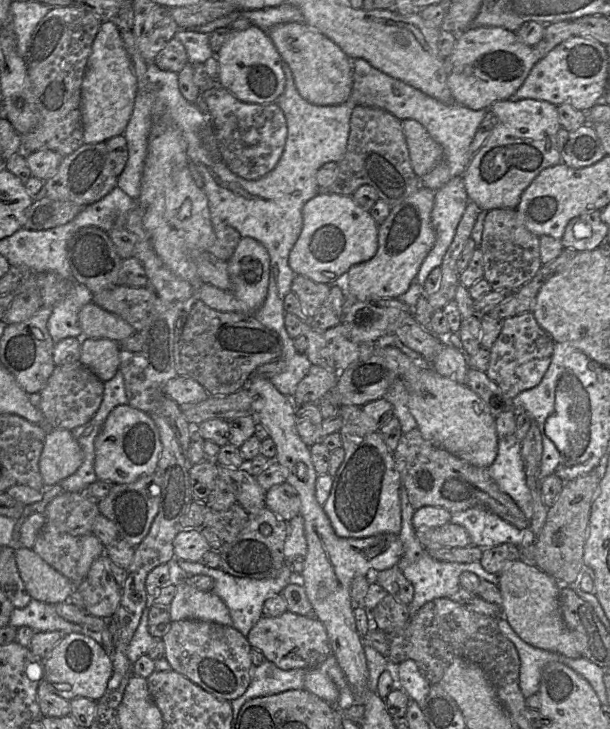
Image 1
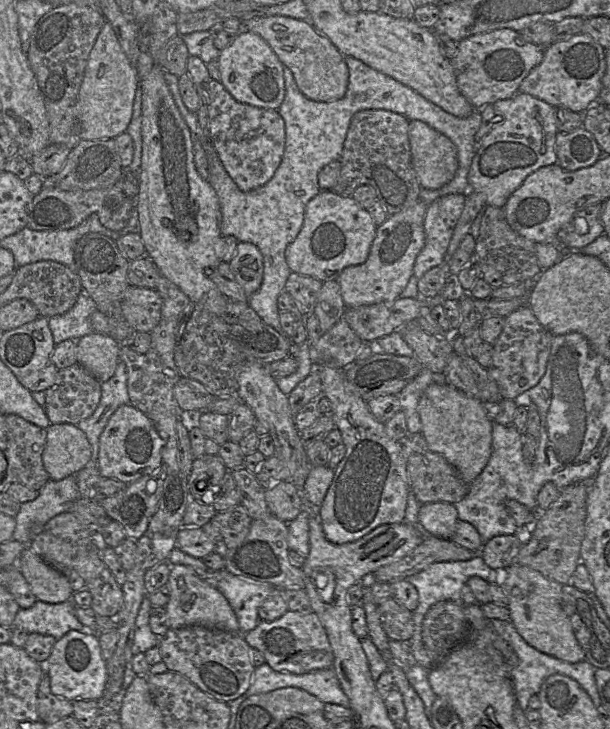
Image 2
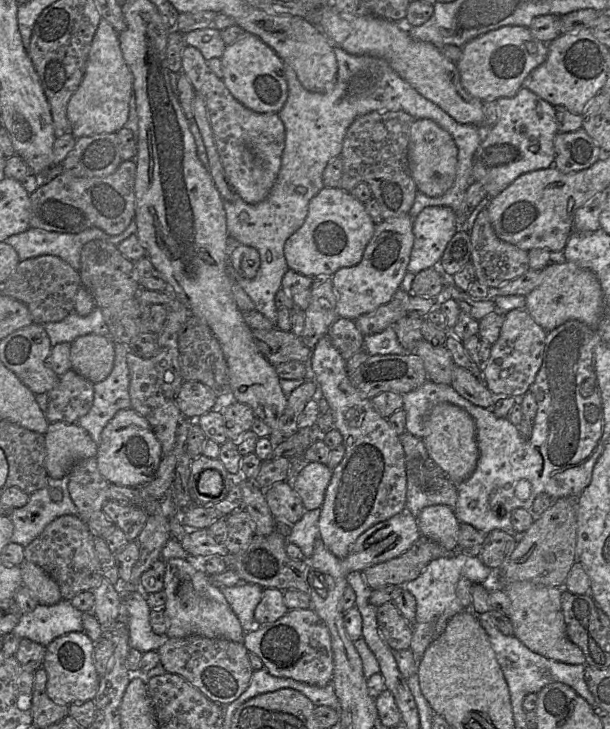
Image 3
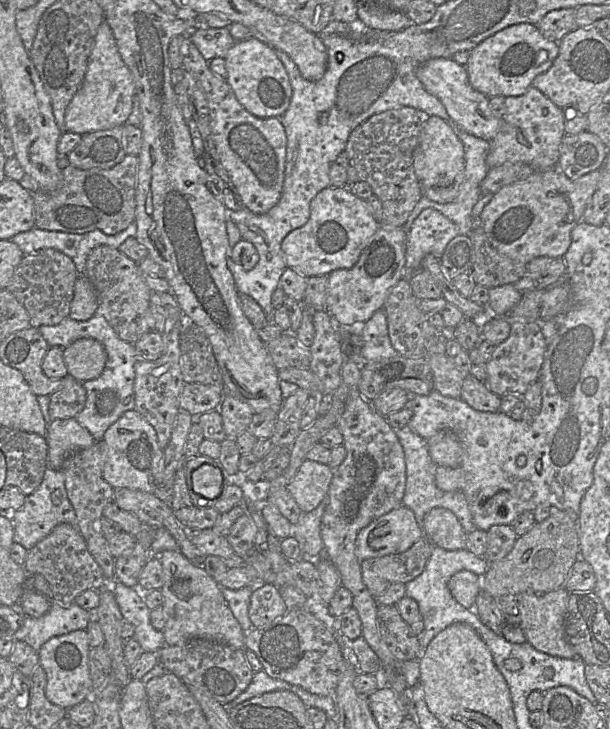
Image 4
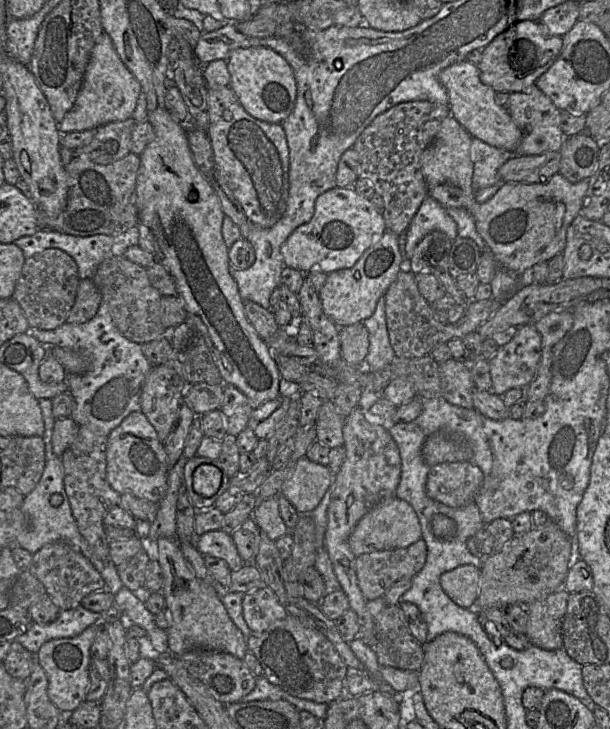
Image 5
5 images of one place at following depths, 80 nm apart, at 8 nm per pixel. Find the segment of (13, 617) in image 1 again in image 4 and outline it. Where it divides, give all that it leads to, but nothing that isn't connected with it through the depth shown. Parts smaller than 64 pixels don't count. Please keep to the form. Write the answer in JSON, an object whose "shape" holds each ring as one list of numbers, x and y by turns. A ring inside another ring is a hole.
{"shape":[[51,601,49,610,43,616,26,617,13,638,27,643,38,652,53,637,86,630,93,617,94,612,85,610,74,602,59,604]]}

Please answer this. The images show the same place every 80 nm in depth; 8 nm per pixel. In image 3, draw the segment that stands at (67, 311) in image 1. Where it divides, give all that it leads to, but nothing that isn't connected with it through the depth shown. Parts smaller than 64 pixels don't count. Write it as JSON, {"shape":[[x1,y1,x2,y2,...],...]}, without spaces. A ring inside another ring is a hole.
{"shape":[[97,306,87,316,80,316,73,310,59,322,44,324,44,328,52,346,63,342,72,343,76,338,88,334,110,338,110,332,102,311]]}

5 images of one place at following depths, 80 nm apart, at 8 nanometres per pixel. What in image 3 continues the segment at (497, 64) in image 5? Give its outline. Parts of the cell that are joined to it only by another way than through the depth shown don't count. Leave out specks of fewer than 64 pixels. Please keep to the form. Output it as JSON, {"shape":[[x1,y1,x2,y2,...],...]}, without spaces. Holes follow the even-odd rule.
{"shape":[[504,26,470,40,461,47,461,51,461,57,456,62,461,84,471,96,484,102,515,96,528,74,546,60,548,44,534,38,527,27]]}

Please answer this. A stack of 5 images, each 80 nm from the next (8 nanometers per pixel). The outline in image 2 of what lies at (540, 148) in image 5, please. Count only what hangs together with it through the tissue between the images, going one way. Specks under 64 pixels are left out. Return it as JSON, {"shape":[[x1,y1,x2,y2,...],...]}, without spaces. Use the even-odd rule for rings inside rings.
{"shape":[[517,92,513,97,504,100,498,100,493,104,495,112,497,114,496,117,496,126,494,126,490,132,481,140,479,143,475,154,473,156,471,166,468,173,468,184,469,190,473,192,477,192,483,195,484,197,484,205,485,206,493,206,496,208,503,208,509,199,509,197,513,194,515,190,517,190,525,179,538,170,541,167,556,164,557,163,557,155,556,155,556,135,558,133,556,127,556,119,555,119,555,108,548,104,547,102,540,100,534,96,529,94]]}

